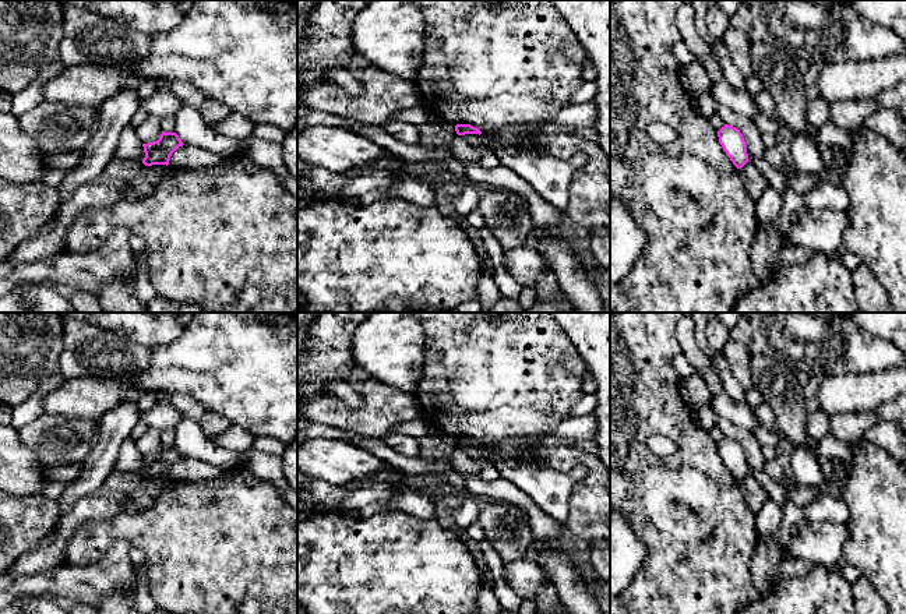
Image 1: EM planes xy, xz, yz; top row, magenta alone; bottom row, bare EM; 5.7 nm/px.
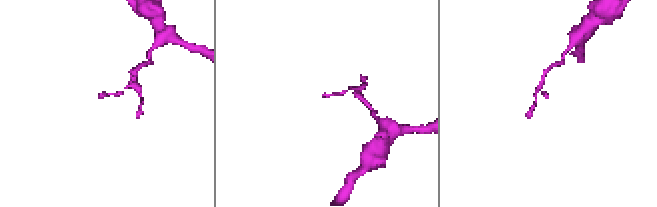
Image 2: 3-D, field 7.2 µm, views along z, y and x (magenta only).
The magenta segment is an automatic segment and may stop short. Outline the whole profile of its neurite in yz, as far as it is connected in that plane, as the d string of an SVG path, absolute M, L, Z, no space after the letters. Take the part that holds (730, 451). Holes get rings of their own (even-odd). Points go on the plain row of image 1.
M725 437L719 444L719 456L737 481L748 474L747 456L738 441Z

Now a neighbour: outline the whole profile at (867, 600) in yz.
M860 576L852 586L856 614L889 614L886 603L868 579Z

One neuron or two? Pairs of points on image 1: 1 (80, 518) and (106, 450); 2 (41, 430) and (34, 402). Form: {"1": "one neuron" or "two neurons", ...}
{"1": "two neurons", "2": "two neurons"}

